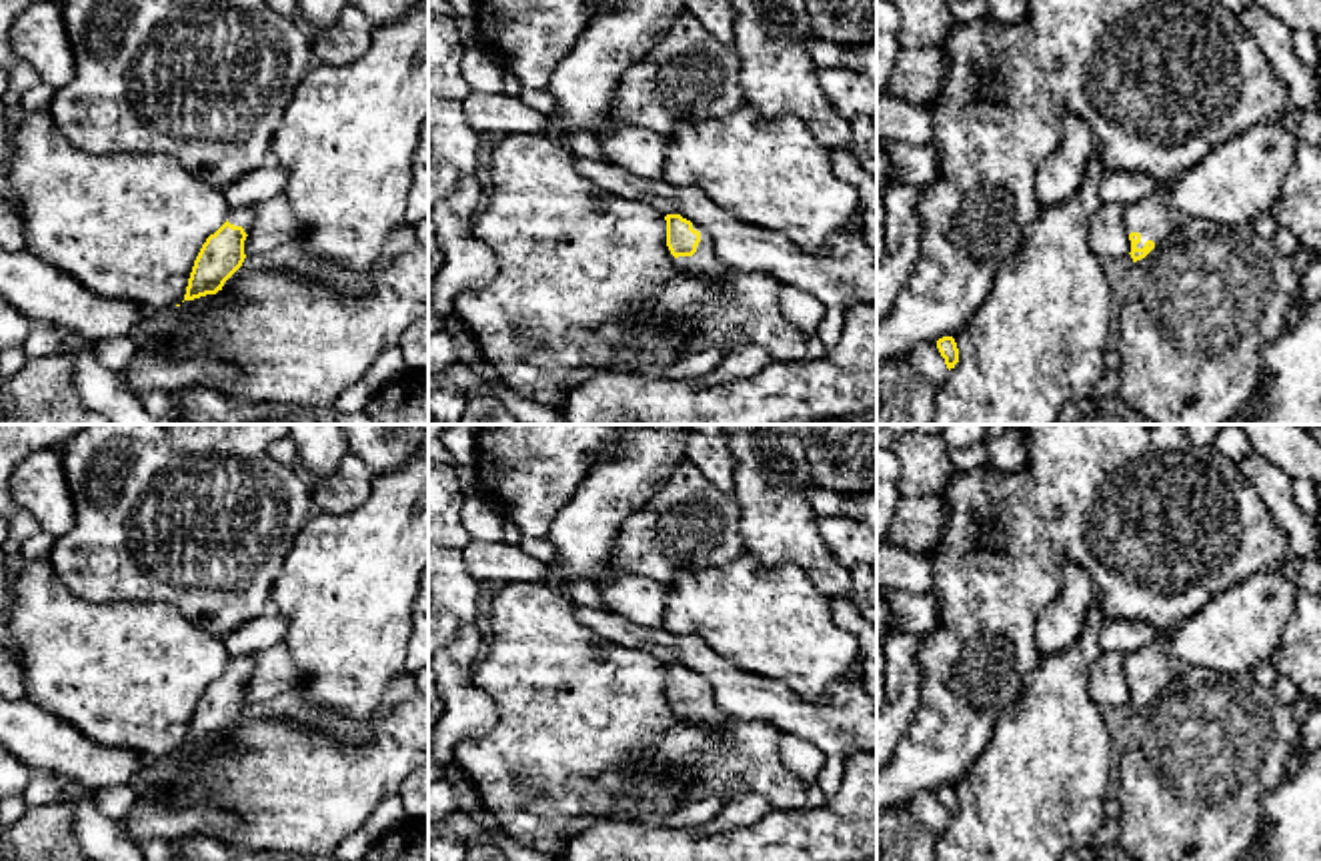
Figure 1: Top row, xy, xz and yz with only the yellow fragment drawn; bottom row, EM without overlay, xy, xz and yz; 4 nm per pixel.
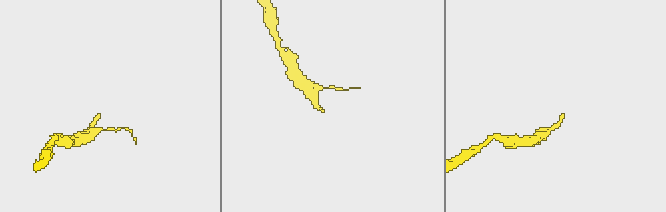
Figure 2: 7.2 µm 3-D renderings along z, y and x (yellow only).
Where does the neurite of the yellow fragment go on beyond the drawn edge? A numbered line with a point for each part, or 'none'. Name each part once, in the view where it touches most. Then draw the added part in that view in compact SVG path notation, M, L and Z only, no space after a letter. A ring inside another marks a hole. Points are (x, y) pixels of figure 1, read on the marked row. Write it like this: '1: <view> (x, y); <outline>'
1: xz (705, 263); M693 222L693 228L701 232L697 252L693 256L679 256L675 260L675 268L691 276L721 278L725 274L725 266L715 250L711 234L697 222Z

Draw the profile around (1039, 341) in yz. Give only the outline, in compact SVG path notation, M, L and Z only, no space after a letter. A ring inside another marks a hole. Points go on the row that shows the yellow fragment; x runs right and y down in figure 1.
M1095 144L1079 194L1041 206L1017 250L995 274L985 304L955 334L959 362L937 386L931 424L1057 424L1063 408L1095 394L1105 374L1111 288L1091 240L1091 218L1107 178Z

